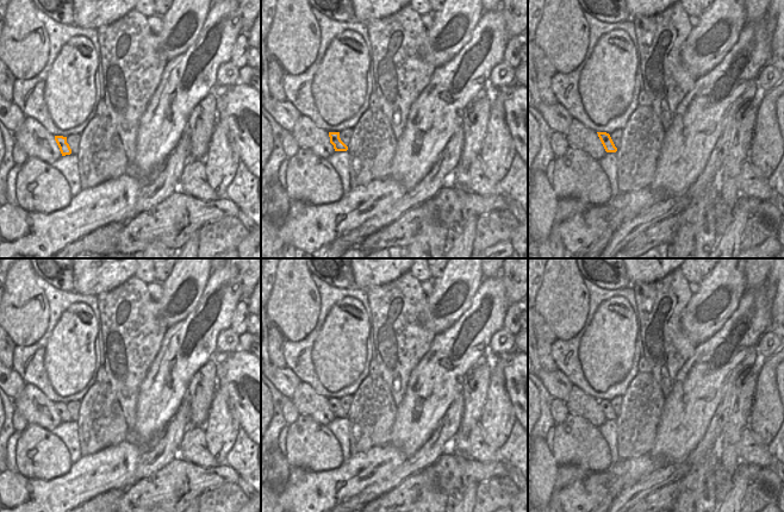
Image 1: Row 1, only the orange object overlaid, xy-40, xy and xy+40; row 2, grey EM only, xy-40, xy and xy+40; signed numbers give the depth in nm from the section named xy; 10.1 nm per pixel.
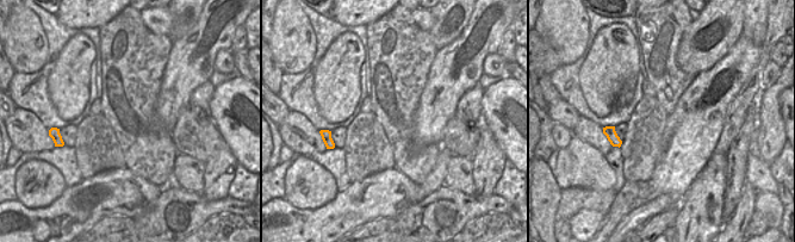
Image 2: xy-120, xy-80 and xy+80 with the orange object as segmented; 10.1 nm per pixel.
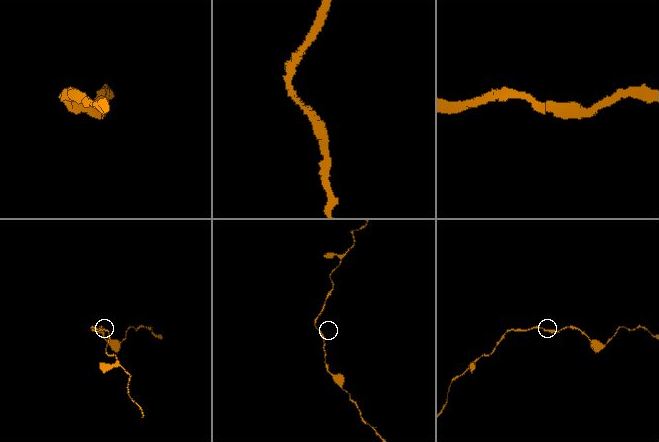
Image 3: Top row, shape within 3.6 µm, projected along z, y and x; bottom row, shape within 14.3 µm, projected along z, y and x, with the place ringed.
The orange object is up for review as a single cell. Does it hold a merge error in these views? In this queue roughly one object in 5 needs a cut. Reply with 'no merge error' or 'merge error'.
no merge error

